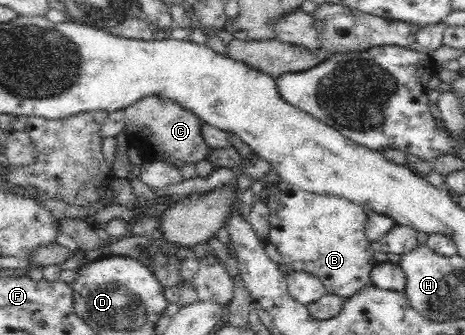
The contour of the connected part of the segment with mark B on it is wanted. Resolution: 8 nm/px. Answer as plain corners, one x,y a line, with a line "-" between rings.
279,181
266,194
270,211
267,241
282,255
288,271
311,273
323,281
327,294
351,297
369,284
377,261
364,234
368,211
352,201
333,194
316,194

